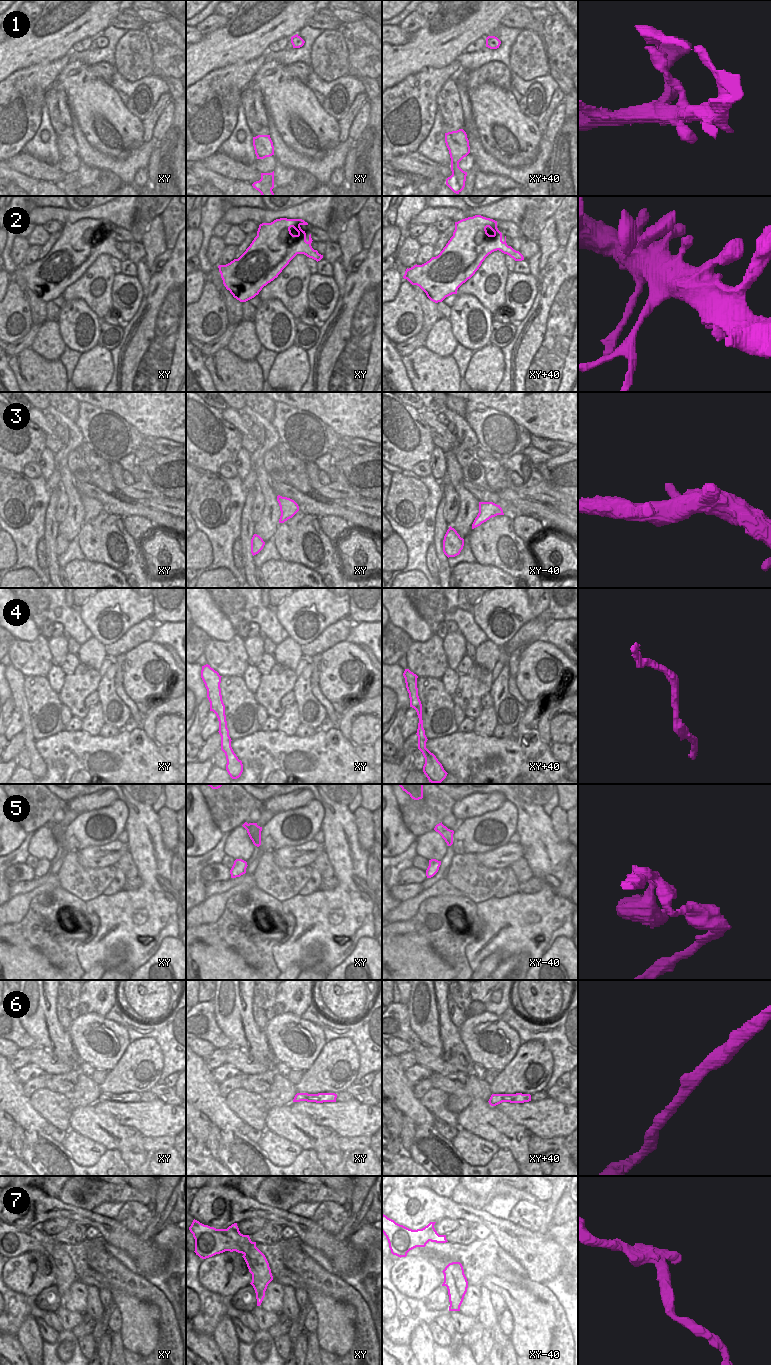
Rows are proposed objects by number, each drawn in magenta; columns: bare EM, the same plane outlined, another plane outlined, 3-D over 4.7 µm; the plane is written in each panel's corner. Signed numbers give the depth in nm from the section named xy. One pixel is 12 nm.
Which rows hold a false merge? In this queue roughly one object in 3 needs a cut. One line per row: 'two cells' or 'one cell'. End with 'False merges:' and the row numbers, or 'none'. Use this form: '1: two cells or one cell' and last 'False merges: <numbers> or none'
1: one cell
2: one cell
3: one cell
4: one cell
5: two cells
6: one cell
7: two cells
False merges: 5, 7

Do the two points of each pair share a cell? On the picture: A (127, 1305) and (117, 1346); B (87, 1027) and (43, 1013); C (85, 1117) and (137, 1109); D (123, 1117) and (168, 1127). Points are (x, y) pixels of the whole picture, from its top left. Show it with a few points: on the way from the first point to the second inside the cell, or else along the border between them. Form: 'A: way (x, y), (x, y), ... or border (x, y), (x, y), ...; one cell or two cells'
A: border (119, 1332), (123, 1345); two cells
B: border (67, 1030), (71, 1043), (77, 1052); two cells
C: border (92, 1105), (96, 1112), (108, 1113), (128, 1126); two cells
D: way (134, 1117), (157, 1119); one cell

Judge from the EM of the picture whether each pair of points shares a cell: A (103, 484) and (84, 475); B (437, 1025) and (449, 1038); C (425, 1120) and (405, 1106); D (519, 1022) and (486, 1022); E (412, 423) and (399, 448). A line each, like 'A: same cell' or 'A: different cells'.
A: different cells
B: same cell
C: same cell
D: different cells
E: same cell

